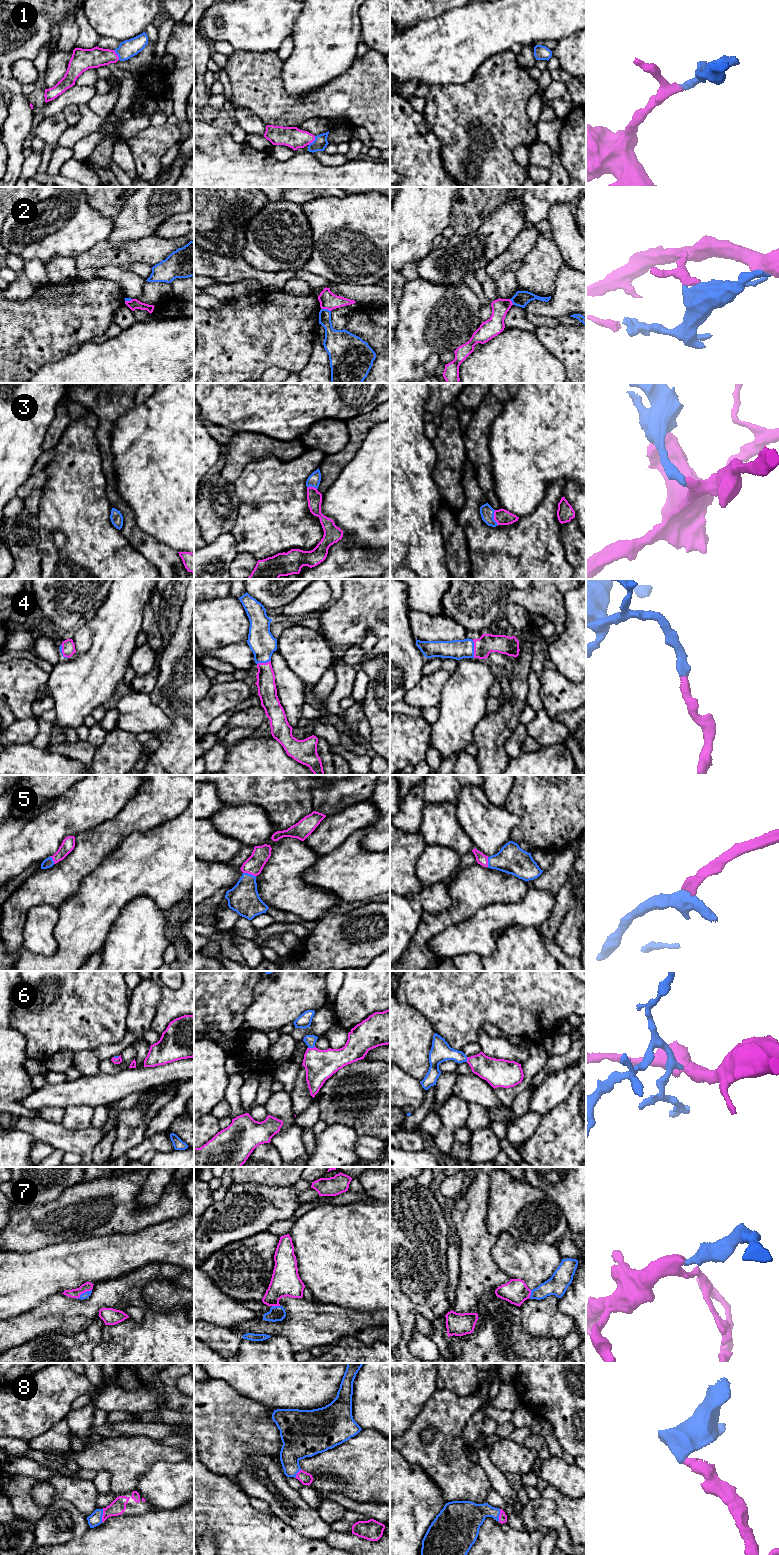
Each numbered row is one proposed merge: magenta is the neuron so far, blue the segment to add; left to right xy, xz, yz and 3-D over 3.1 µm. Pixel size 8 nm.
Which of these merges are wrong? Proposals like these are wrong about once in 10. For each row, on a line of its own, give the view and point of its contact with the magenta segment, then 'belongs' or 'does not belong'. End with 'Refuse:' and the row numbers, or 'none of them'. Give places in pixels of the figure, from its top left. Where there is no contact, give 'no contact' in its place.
1: contact xy (117, 55); belongs
2: contact xz (326, 308); does not belong
3: contact yz (493, 517); belongs
4: contact yz (474, 649); belongs
5: contact xz (249, 873); belongs
6: contact xz (311, 1048); belongs
7: contact xy (83, 1292); belongs
8: contact xy (102, 1515); belongs
Refuse: 2

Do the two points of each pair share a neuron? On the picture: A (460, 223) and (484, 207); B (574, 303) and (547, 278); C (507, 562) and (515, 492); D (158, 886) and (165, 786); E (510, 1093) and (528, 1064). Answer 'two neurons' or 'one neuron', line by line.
A: one neuron
B: two neurons
C: two neurons
D: two neurons
E: one neuron

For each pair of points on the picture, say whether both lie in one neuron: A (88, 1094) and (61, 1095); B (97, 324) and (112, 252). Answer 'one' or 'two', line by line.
A: one
B: two

